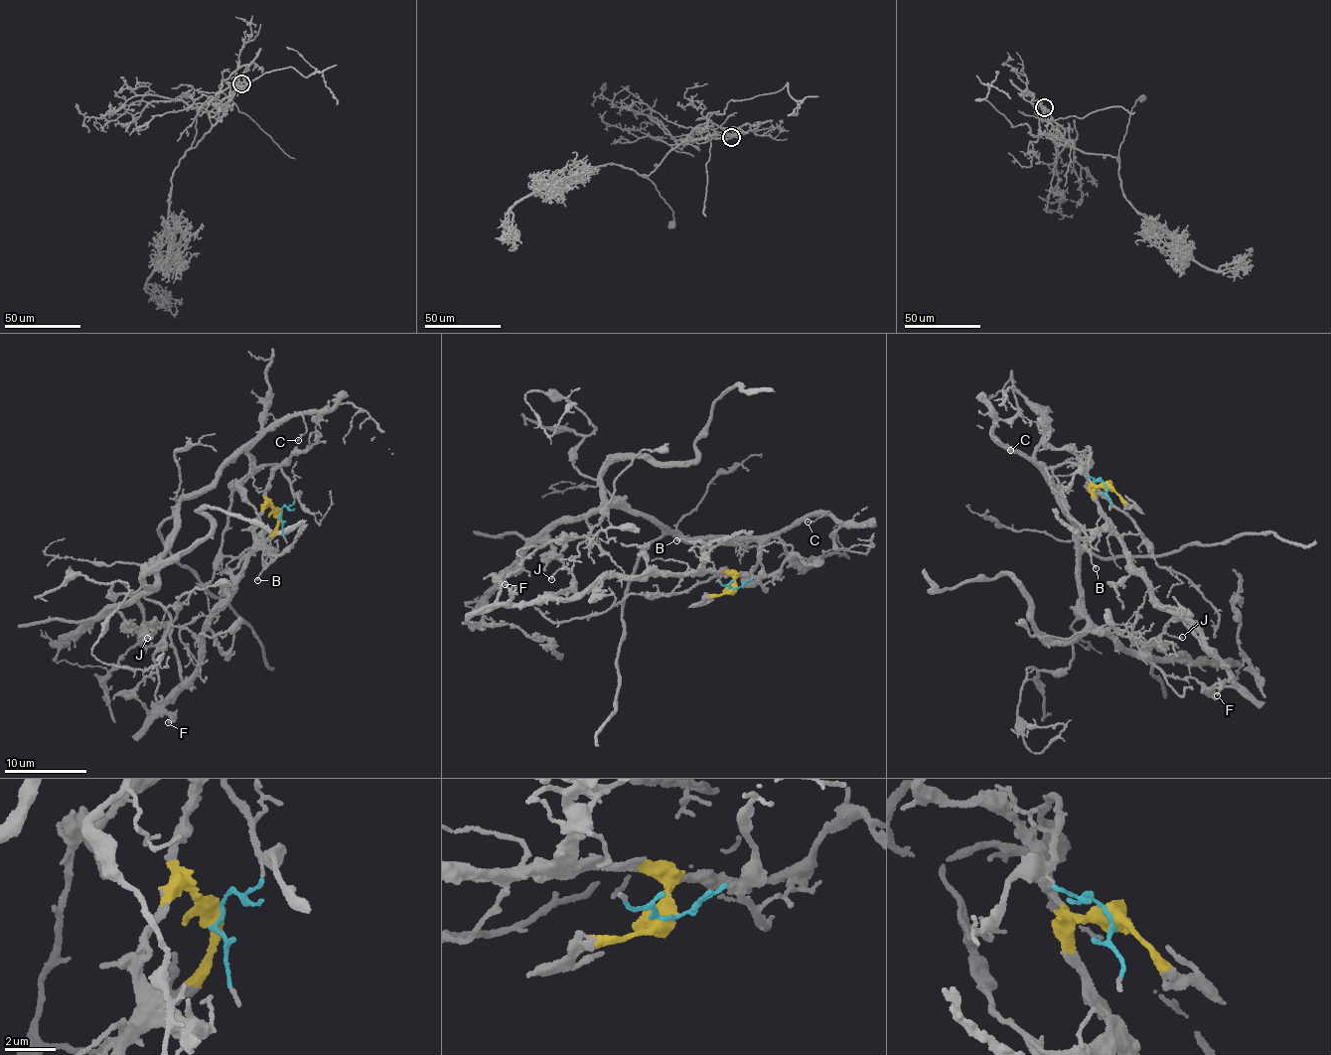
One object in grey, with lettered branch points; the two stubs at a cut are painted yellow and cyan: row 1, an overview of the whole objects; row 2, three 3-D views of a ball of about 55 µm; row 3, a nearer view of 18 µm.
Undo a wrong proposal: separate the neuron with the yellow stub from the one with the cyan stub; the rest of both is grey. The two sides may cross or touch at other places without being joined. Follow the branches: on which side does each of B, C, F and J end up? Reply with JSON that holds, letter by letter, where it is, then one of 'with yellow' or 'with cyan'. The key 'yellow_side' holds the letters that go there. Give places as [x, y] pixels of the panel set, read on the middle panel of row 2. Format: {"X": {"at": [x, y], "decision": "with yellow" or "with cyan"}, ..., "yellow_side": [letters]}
{"B": {"at": [676, 540], "decision": "with yellow"}, "C": {"at": [808, 522], "decision": "with cyan"}, "F": {"at": [505, 584], "decision": "with yellow"}, "J": {"at": [551, 579], "decision": "with yellow"}, "yellow_side": ["B", "F", "J"]}

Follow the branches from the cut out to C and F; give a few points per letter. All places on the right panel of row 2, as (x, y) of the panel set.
C: (1106, 486), (1086, 472), (1090, 448), (1085, 462), (1054, 467), (1017, 453), (990, 434), (1011, 451)
F: (1106, 486), (1095, 488), (1100, 513), (1129, 562), (1155, 599), (1201, 633), (1229, 674), (1218, 695)

